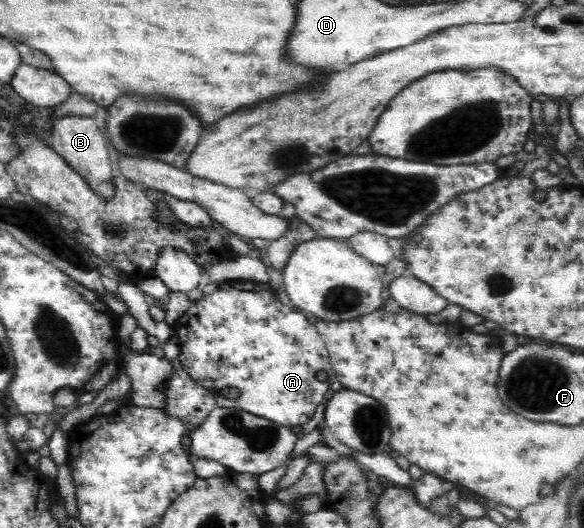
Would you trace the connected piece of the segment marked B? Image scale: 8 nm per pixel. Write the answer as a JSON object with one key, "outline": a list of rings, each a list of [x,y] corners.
{"outline":[[[63,116],[53,124],[51,131],[45,132],[47,132],[46,138],[49,145],[75,169],[75,172],[85,178],[90,188],[108,200],[115,196],[115,177],[111,173],[109,164],[109,148],[107,148],[107,142],[92,117]]]}

